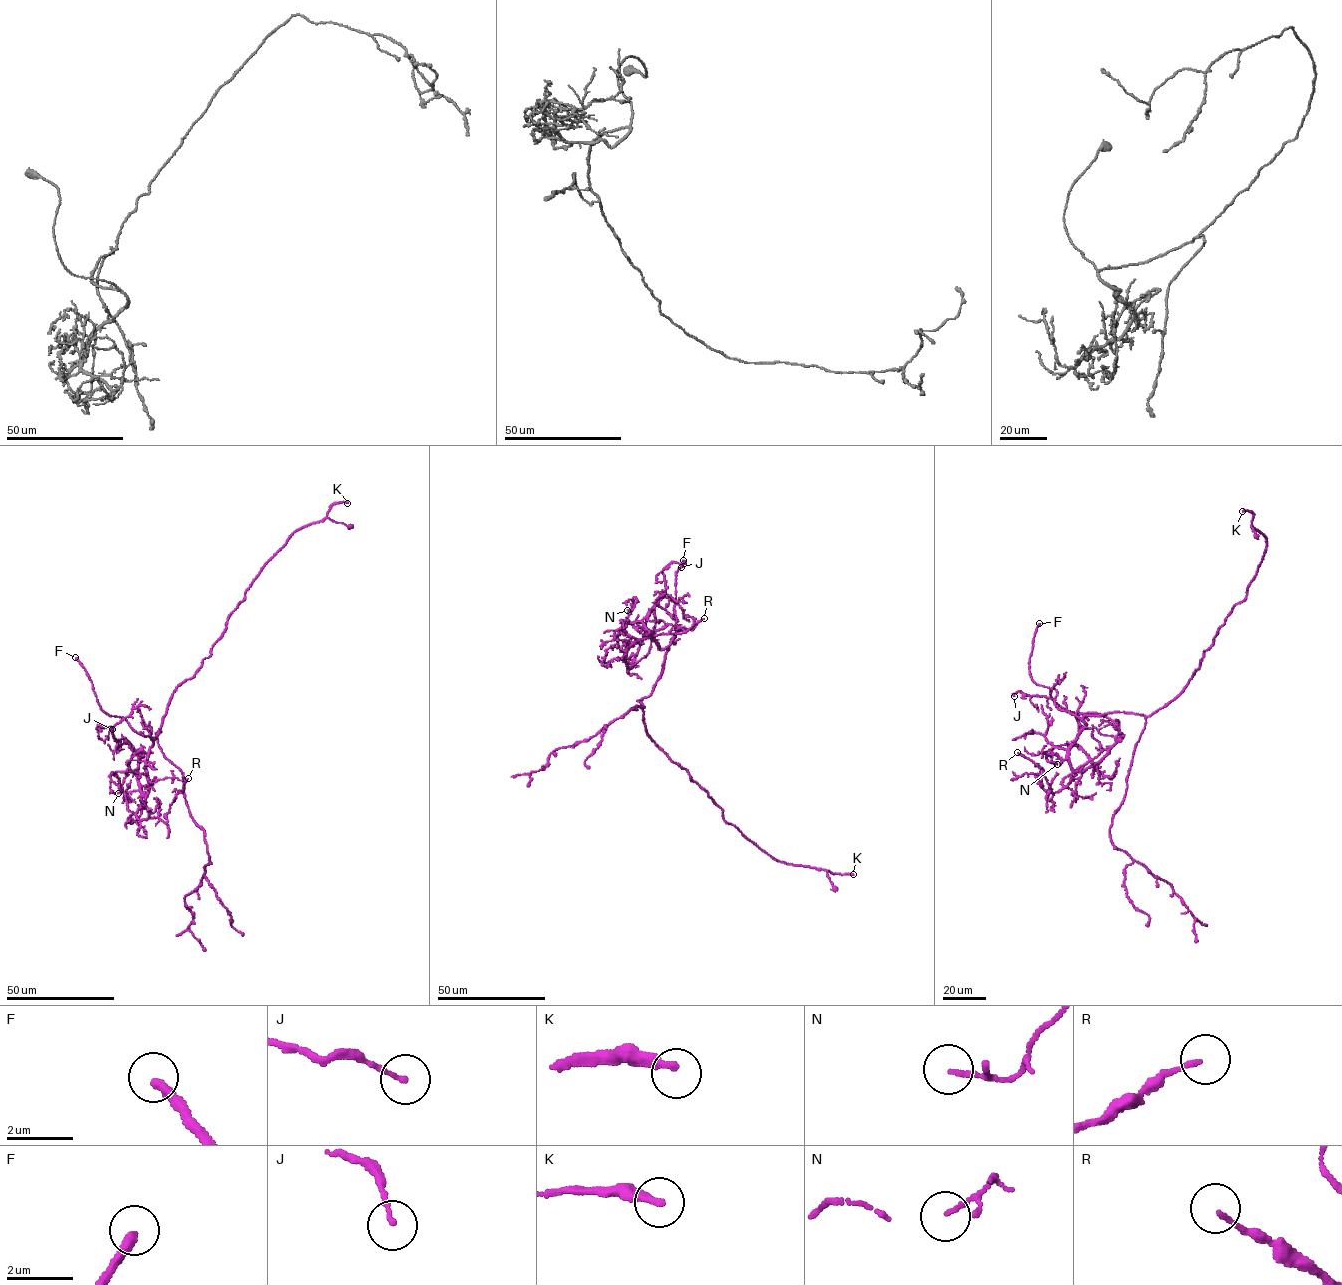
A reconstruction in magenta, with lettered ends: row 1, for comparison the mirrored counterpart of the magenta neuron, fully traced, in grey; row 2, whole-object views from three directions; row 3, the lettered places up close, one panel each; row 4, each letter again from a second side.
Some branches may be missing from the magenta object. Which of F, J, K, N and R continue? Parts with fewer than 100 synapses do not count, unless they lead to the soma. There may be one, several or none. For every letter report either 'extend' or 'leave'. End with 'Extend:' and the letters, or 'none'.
F: extend
J: leave
K: extend
N: leave
R: leave
Extend: F, K

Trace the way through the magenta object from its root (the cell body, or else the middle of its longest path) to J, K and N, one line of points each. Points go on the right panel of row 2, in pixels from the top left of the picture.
J: (1153, 712), (1083, 717), (1068, 754), (1076, 771), (1106, 754), (1113, 722), (1044, 696), (1014, 696)
K: (1153, 712), (1198, 669), (1256, 574), (1266, 538), (1252, 527), (1251, 512), (1242, 511)
N: (1153, 712), (1086, 714), (1069, 750), (1071, 779), (1063, 786), (1089, 760), (1067, 743), (1046, 751), (1057, 764)

